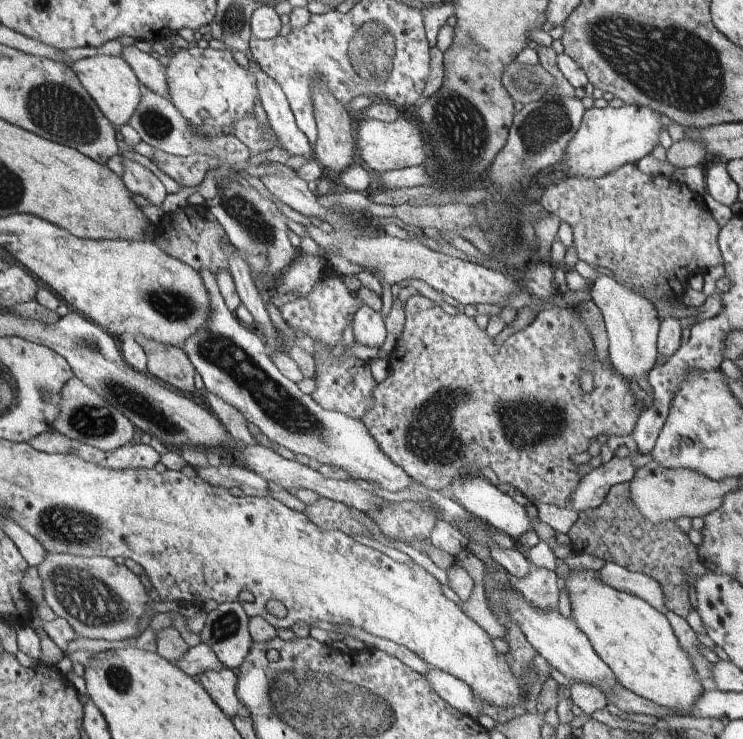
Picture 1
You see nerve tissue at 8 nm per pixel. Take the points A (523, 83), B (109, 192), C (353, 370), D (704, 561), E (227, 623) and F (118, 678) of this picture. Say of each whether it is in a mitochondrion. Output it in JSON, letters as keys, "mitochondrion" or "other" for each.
{"A":"mitochondrion","B":"other","C":"other","D":"other","E":"mitochondrion","F":"mitochondrion"}

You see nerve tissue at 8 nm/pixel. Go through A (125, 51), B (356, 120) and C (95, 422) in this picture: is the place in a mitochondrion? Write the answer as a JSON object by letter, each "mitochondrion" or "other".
{"A":"other","B":"other","C":"mitochondrion"}

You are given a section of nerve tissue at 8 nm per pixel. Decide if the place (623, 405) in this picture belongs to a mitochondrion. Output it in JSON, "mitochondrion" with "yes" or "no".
{"mitochondrion":"yes"}

